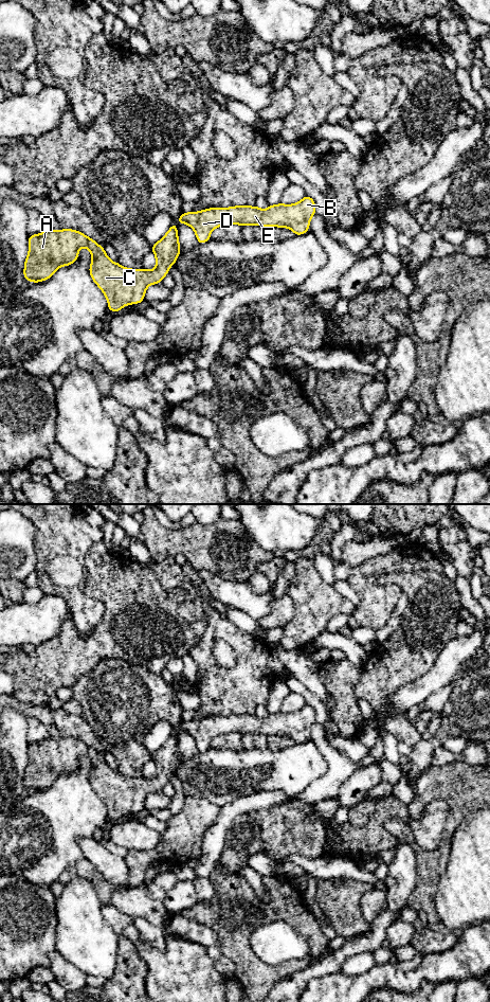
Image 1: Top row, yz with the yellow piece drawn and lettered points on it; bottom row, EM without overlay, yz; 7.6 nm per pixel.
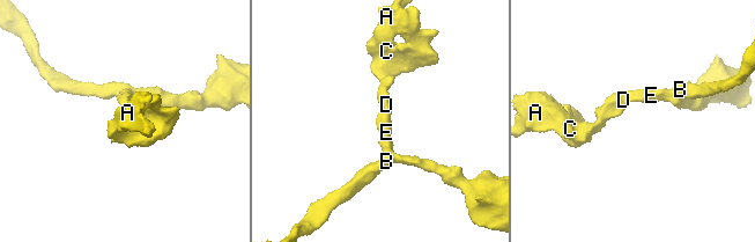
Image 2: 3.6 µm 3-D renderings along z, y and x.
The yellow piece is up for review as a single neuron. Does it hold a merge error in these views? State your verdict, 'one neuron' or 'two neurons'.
one neuron

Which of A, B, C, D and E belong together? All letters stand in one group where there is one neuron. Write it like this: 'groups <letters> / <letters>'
groups A B C D E

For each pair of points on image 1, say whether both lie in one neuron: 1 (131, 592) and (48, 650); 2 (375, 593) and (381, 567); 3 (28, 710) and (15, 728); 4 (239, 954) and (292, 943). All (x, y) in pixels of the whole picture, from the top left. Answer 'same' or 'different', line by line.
1: same
2: same
3: different
4: different

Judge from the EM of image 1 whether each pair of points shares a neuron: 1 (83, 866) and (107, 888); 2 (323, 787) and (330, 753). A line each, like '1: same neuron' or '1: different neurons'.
1: same neuron
2: same neuron

